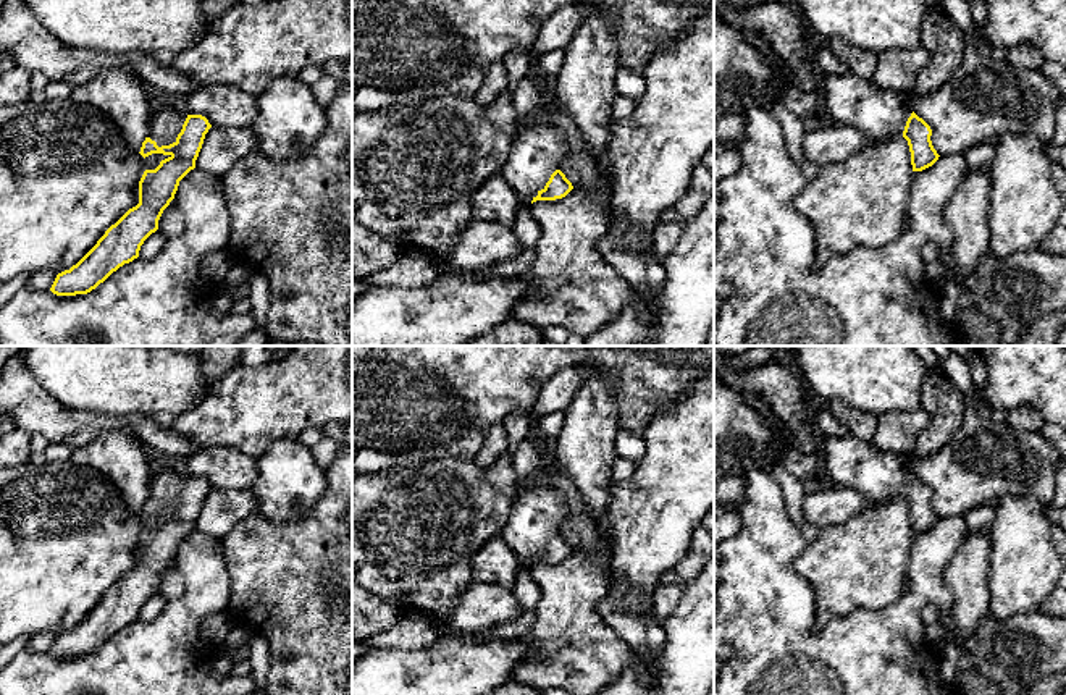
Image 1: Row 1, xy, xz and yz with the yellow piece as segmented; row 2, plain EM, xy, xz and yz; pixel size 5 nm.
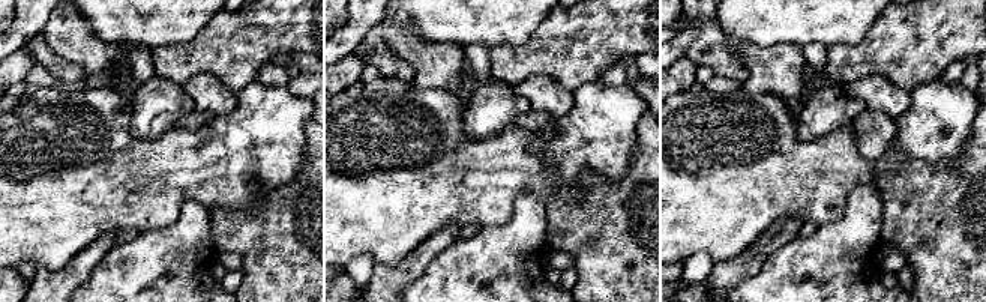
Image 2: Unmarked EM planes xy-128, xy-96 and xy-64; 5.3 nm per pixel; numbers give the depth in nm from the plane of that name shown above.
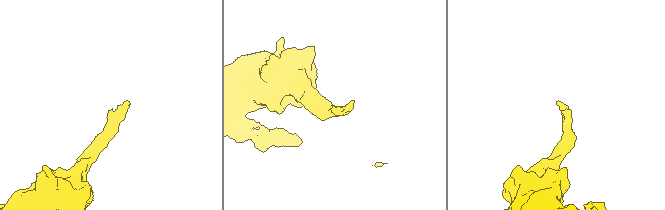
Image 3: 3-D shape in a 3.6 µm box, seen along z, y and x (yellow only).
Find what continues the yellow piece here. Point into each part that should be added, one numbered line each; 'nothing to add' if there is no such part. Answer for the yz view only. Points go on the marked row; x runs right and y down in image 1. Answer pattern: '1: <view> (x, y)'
1: yz (879, 113)

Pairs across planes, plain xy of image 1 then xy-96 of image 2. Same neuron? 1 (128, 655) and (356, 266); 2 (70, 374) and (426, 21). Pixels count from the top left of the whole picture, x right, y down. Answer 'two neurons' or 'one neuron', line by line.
1: two neurons
2: one neuron

